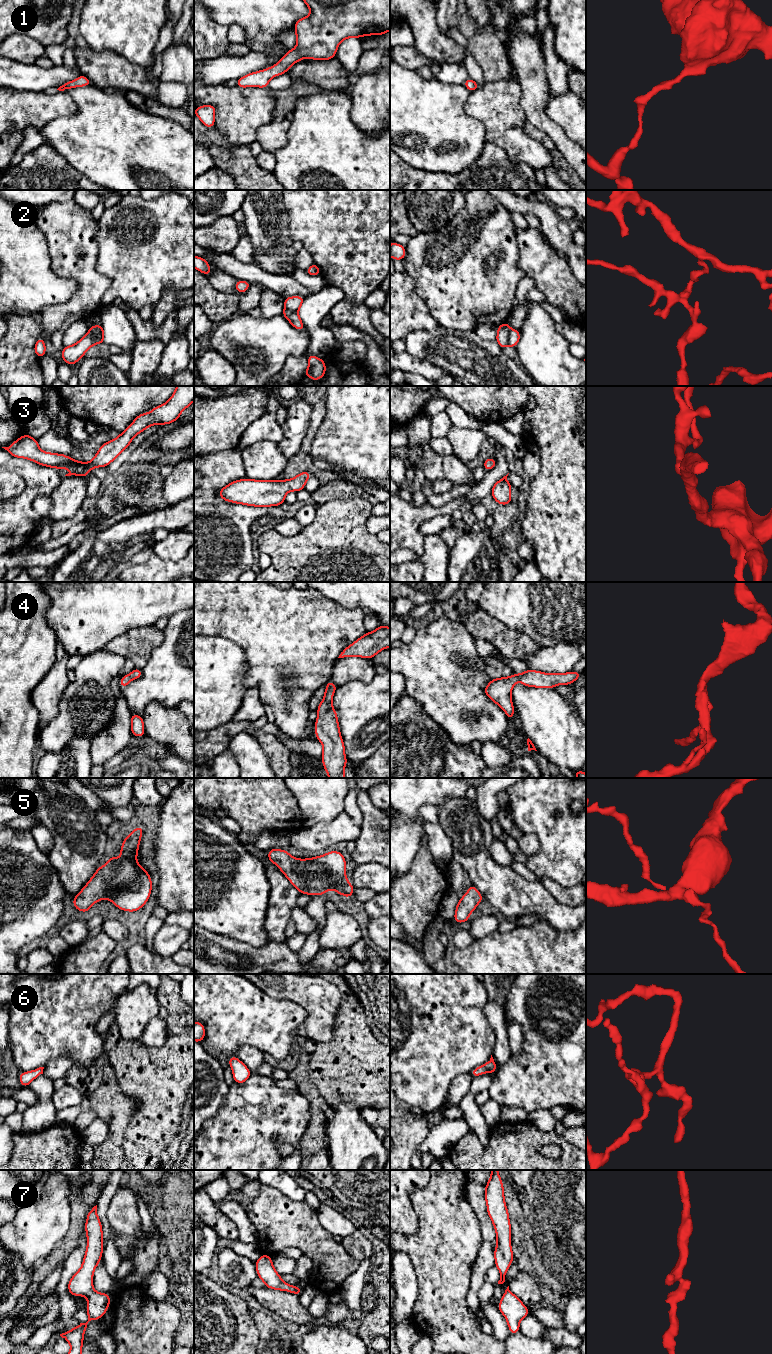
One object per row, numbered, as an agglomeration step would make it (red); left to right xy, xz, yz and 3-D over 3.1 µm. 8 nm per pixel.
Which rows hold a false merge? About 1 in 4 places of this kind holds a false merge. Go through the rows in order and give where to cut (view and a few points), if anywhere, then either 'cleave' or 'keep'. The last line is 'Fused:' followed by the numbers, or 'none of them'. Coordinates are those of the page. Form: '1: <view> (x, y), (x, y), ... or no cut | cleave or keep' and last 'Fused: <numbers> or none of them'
1: no cut | keep
2: yz (511, 329), (506, 345) | cleave
3: no cut | keep
4: no cut | keep
5: no cut | keep
6: no cut | keep
7: no cut | keep
Fused: 2

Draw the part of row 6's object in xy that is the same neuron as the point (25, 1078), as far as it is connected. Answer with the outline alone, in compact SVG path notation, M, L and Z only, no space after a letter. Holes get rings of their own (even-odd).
M39 1067L35 1070L29 1072L21 1072L19 1074L19 1081L23 1087L28 1087L29 1084L37 1078L39 1075L43 1074L44 1067Z

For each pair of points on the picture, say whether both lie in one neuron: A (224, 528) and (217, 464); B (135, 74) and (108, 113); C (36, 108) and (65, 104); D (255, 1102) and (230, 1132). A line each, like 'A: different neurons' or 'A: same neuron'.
A: same neuron
B: different neurons
C: same neuron
D: same neuron

